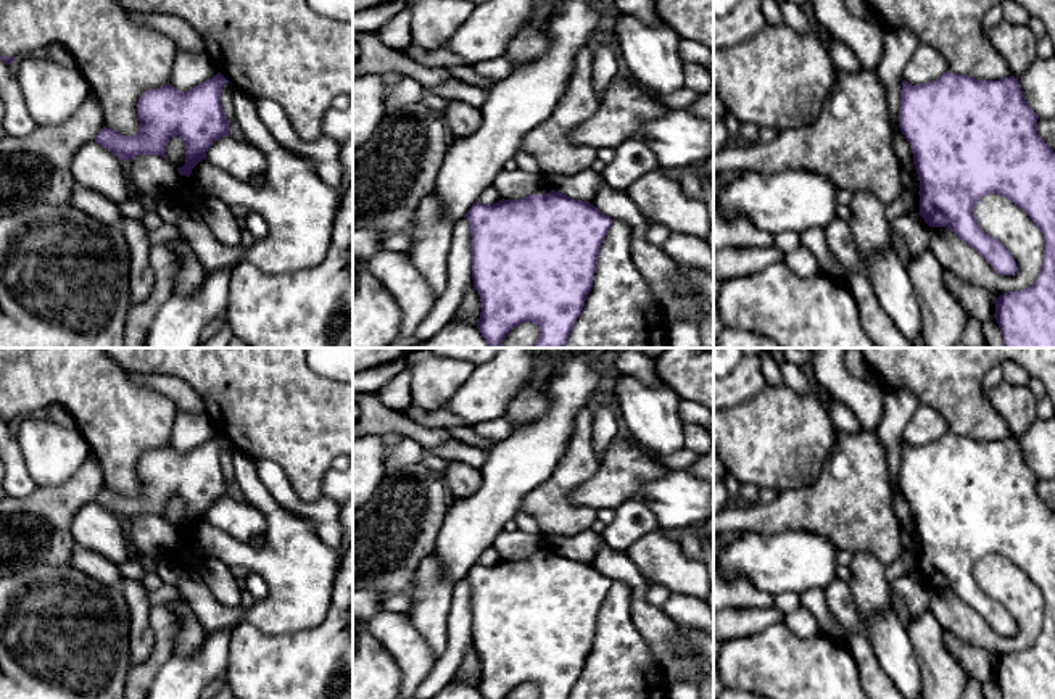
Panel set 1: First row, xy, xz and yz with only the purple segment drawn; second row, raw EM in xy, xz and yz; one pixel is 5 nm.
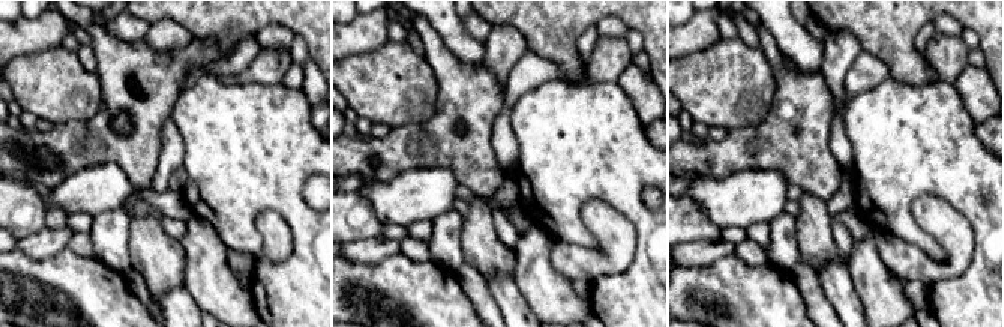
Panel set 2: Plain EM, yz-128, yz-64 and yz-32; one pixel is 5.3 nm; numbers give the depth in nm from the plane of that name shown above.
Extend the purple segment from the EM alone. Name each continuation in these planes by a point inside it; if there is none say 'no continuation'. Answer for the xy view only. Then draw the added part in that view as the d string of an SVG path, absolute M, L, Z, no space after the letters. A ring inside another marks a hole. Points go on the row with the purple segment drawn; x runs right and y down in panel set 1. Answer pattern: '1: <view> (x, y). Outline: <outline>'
1: xy (182, 184). Outline: M179 176L177 185L176 185L172 195L179 200L179 195L184 193L188 188L190 184L192 184L190 177Z

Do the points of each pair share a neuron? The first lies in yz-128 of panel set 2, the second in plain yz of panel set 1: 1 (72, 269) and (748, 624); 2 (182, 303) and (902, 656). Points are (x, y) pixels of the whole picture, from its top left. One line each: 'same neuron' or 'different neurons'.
1: different neurons
2: same neuron

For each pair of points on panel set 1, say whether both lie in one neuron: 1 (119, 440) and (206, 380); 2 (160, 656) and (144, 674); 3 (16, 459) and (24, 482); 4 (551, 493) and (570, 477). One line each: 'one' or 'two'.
1: two
2: one
3: one
4: one

